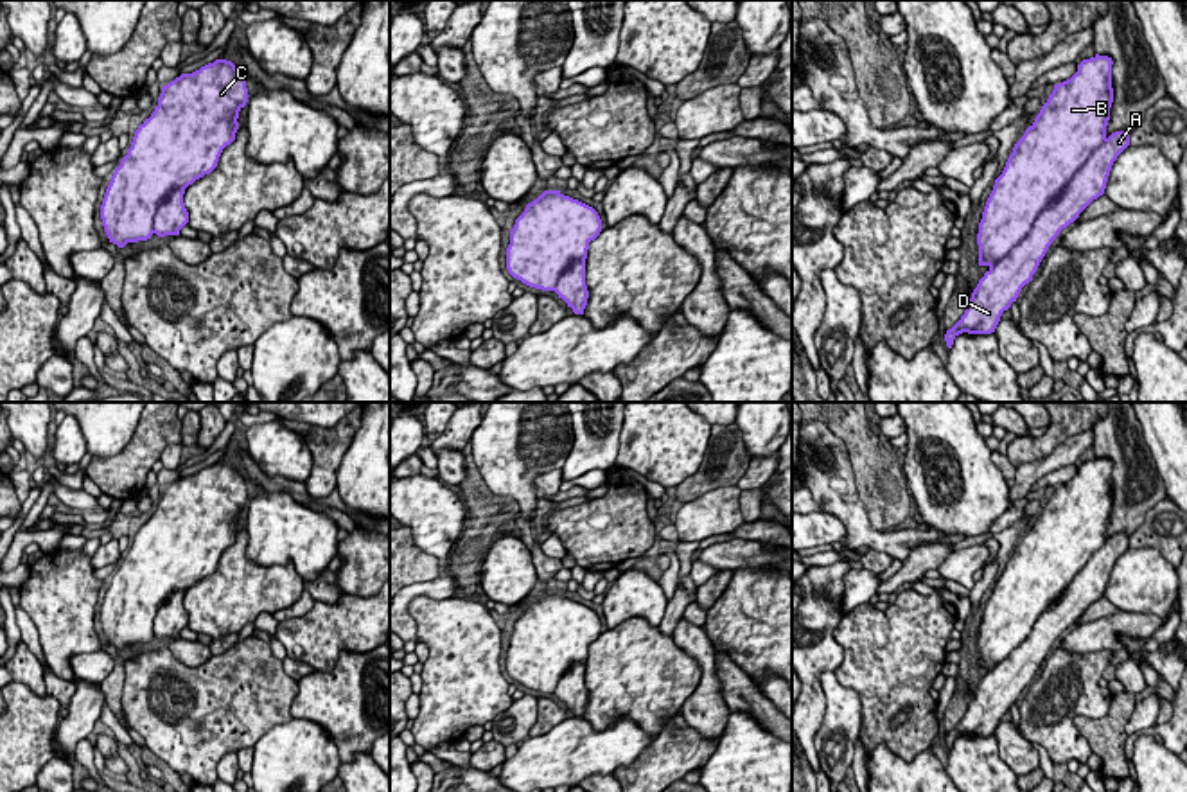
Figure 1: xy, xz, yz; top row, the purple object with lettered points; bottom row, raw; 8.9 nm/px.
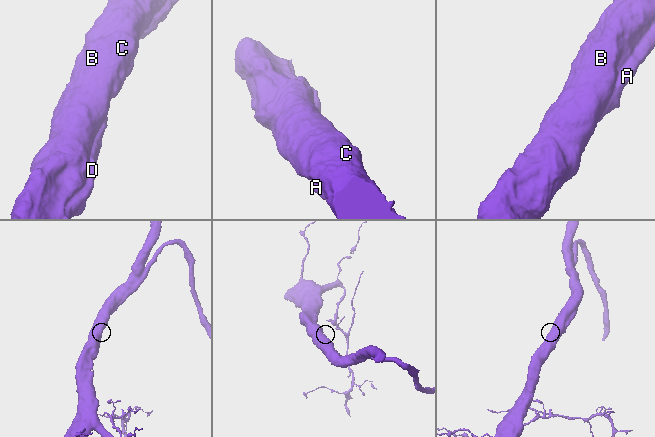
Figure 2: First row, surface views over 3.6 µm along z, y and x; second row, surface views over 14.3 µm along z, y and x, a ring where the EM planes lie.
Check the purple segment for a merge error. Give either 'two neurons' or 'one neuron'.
one neuron

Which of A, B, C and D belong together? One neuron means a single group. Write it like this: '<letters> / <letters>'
A B C D

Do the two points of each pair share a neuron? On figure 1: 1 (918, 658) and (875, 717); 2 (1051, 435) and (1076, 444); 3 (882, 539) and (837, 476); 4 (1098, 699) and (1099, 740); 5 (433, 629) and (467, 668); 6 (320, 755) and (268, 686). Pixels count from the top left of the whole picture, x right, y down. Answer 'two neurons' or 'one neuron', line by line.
1: one neuron
2: two neurons
3: one neuron
4: two neurons
5: one neuron
6: two neurons

